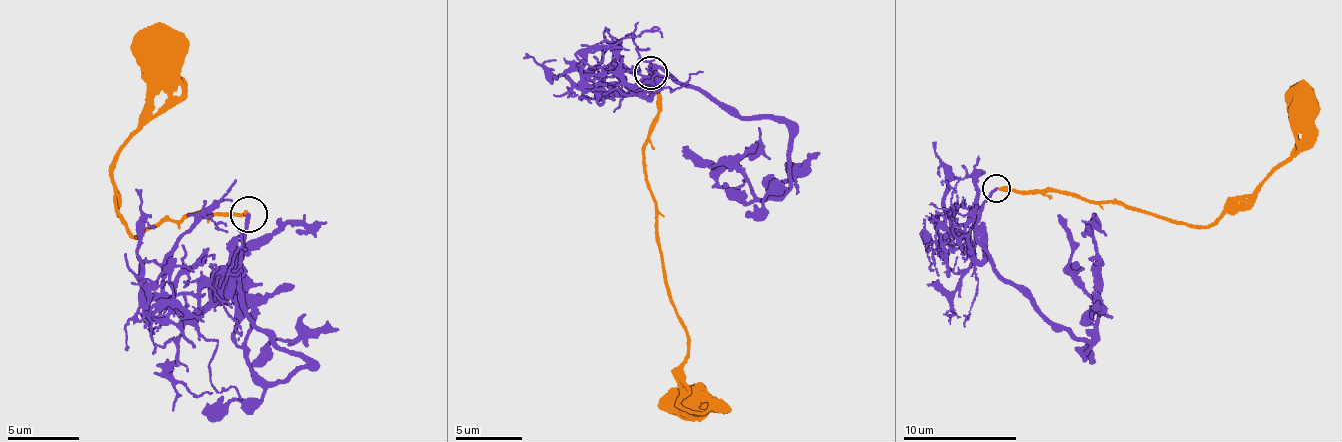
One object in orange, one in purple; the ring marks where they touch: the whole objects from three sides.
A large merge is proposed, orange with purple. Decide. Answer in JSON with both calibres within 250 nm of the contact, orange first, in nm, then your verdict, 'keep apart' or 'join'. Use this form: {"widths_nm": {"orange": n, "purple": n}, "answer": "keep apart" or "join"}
{"widths_nm": {"orange": 240, "purple": 200}, "answer": "join"}

